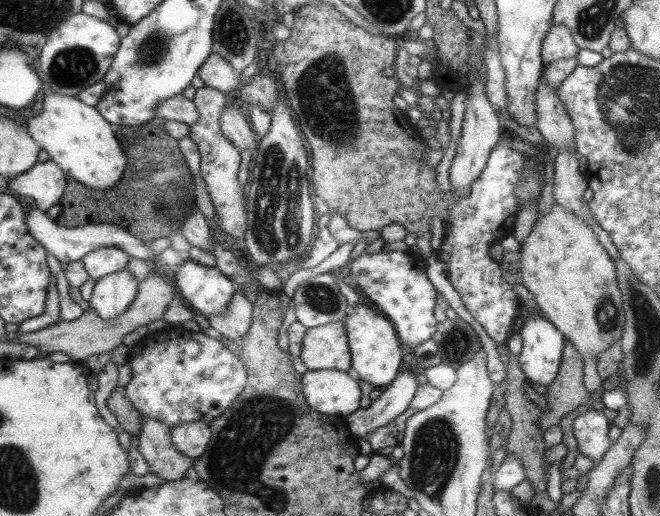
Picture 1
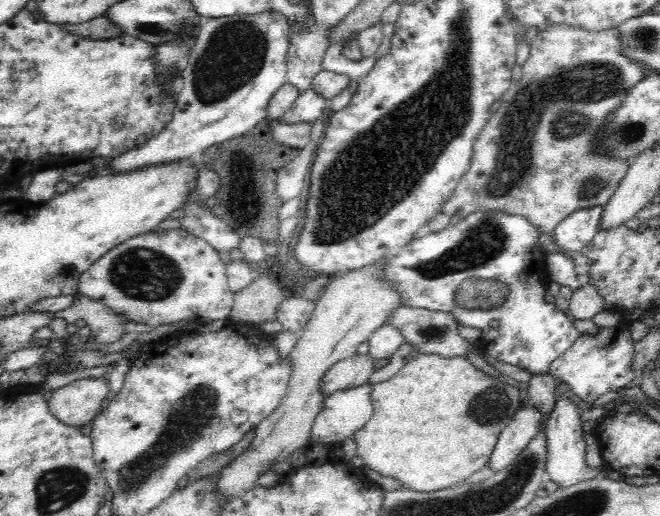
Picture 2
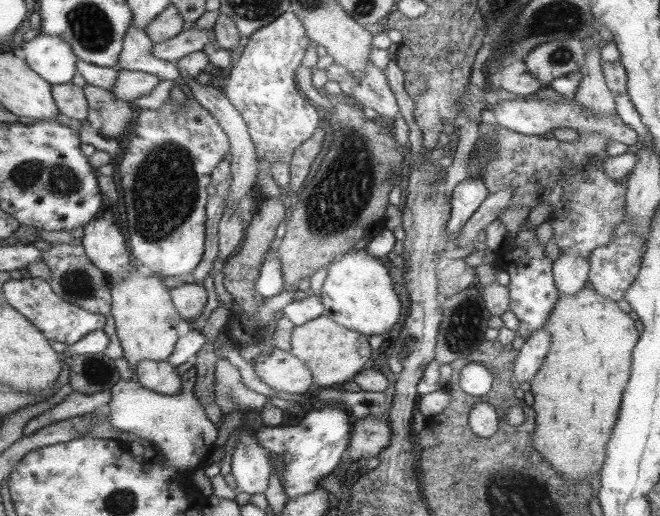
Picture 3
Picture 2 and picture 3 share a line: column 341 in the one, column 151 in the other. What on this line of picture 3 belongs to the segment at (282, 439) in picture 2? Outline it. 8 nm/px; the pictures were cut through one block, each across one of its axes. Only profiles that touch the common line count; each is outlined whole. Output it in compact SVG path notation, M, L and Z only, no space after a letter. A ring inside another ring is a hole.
M134 264L131 265L128 278L113 283L110 288L110 314L123 349L122 357L131 371L143 358L157 362L167 361L167 356L173 353L178 340L176 327L182 319L171 303L169 289L163 285L159 276L151 274L143 277L136 272Z

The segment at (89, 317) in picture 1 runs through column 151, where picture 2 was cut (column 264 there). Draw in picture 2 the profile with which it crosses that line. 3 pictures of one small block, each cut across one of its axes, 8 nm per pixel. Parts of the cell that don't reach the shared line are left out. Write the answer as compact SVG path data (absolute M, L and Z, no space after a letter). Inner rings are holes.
M262 274L234 293L232 312L228 319L231 323L243 322L250 324L262 324L264 321L272 321L276 318L276 308L284 302L286 290L282 289L278 282L272 281Z

